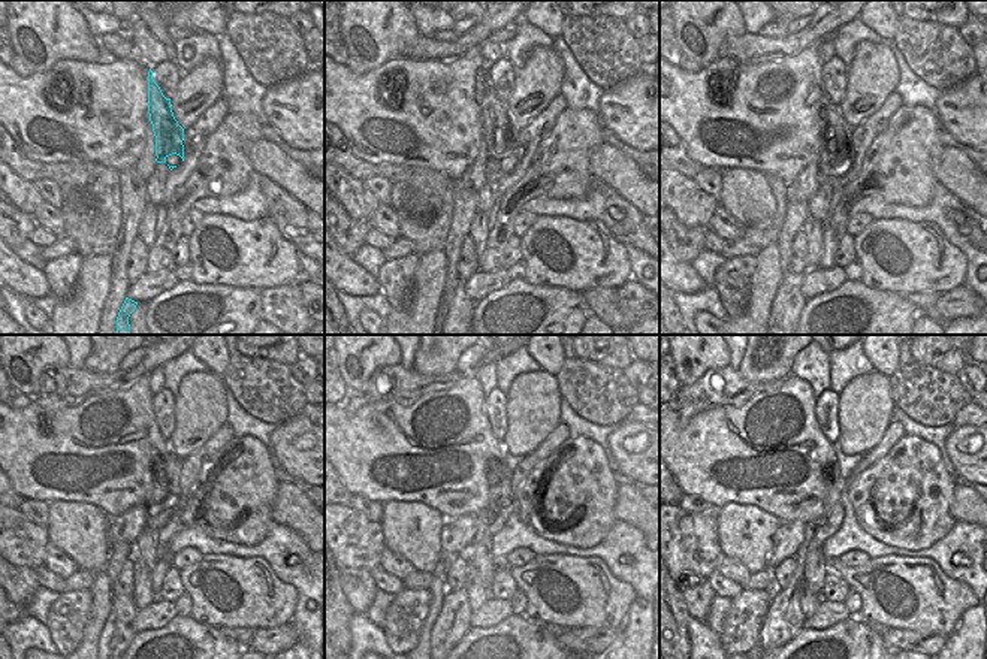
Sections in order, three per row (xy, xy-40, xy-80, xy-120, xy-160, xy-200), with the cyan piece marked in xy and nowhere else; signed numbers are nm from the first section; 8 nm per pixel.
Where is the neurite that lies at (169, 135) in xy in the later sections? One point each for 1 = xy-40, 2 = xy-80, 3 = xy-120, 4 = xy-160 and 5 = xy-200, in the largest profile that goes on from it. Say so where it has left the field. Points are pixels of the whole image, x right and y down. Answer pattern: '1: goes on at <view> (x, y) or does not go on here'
1: goes on at xy-40 (497, 121)
2: goes on at xy-80 (838, 132)
3: goes on at xy-120 (163, 499)
4: goes on at xy-160 (494, 516)
5: goes on at xy-200 (784, 619)

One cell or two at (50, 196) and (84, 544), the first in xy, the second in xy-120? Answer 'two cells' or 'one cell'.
two cells

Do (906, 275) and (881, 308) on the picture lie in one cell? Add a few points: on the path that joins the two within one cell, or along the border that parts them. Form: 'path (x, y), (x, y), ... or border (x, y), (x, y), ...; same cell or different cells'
border (860, 281), (869, 287), (889, 289), (902, 295); different cells

